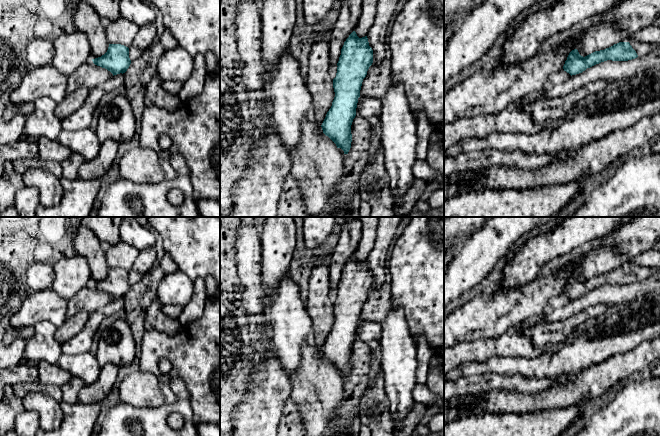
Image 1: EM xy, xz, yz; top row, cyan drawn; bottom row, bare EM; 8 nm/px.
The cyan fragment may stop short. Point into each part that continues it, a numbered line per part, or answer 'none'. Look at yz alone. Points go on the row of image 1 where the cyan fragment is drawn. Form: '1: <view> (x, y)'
1: yz (642, 49)

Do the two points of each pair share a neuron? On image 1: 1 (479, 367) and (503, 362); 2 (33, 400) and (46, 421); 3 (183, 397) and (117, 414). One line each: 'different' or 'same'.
1: same
2: same
3: same

